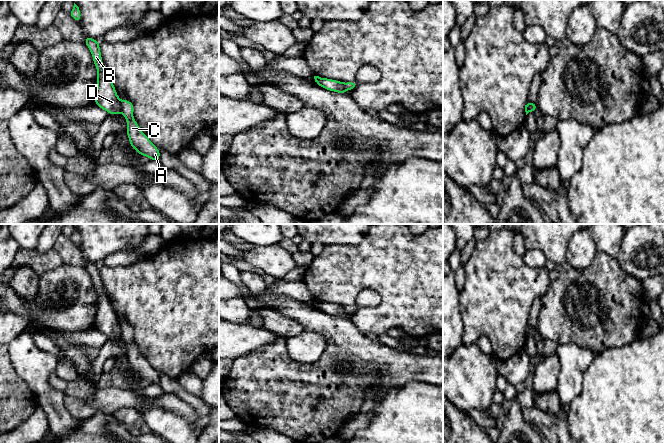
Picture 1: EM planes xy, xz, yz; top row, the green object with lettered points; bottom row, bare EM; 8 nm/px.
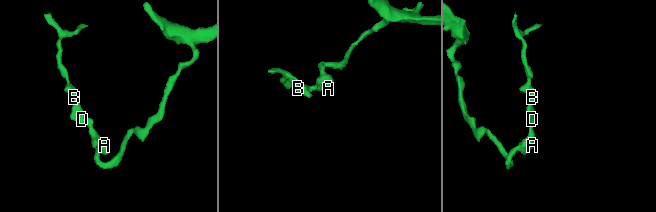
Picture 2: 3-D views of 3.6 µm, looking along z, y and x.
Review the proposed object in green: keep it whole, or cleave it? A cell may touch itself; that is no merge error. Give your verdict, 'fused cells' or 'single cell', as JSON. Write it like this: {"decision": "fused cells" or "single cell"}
{"decision": "fused cells"}

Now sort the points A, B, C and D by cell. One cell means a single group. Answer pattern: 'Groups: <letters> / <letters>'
Groups: A C / B D

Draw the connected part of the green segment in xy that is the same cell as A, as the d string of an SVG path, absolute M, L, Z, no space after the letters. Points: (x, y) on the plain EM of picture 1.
M125 323L121 325L121 337L127 345L128 363L130 370L141 380L147 380L150 384L160 385L160 374L150 365L150 363L141 355L138 347L133 342L133 327Z

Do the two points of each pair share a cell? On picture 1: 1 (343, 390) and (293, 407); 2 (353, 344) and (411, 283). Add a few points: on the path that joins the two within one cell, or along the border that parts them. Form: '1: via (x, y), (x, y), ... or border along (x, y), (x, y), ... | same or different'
1: via (331, 391), (314, 401), (305, 402) | same
2: border along (350, 319), (363, 333) | different

